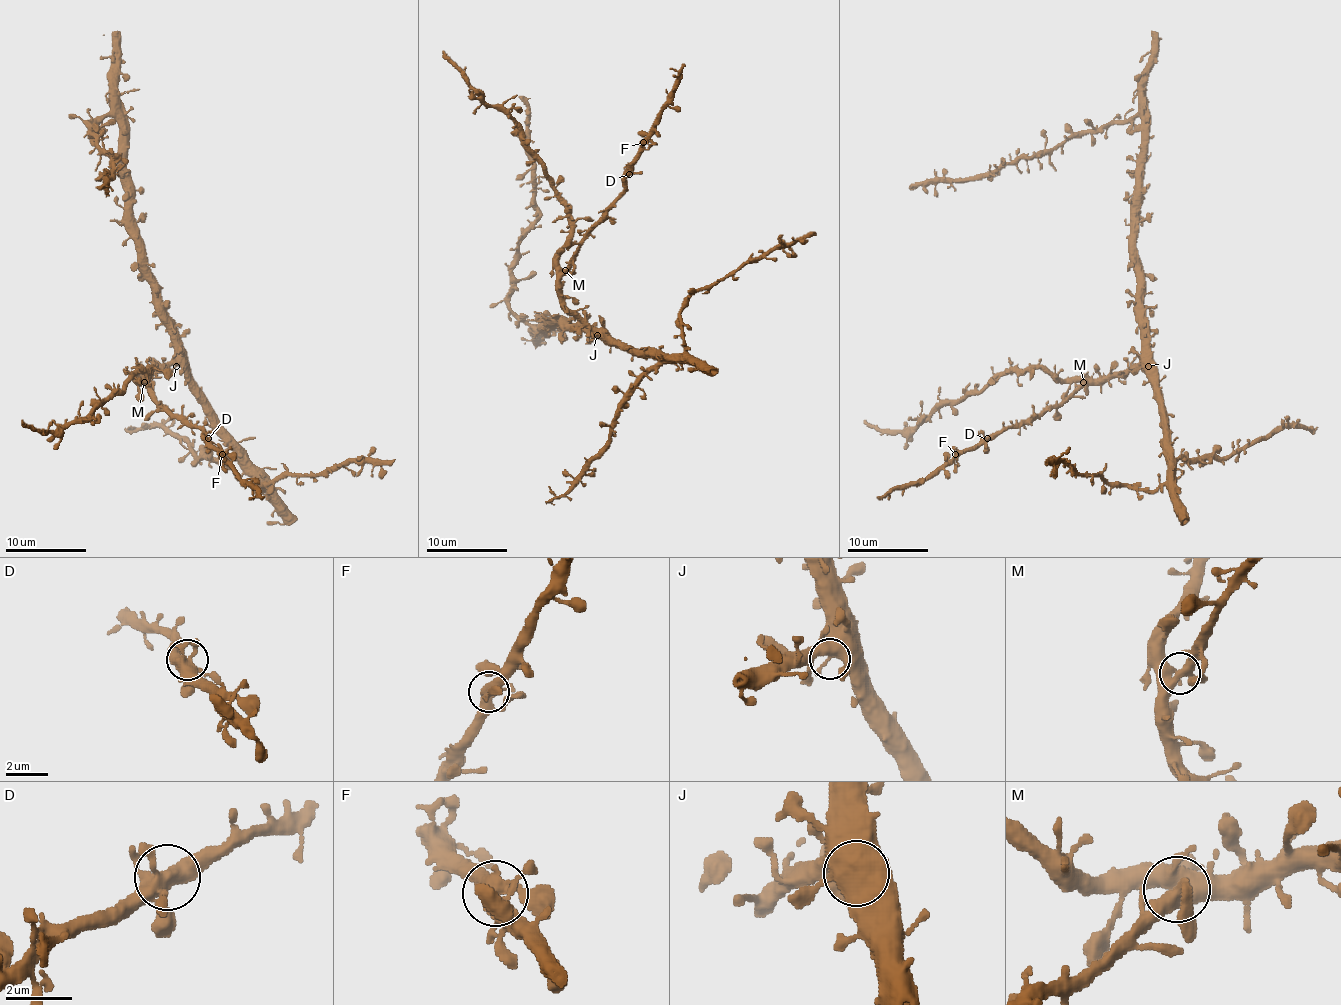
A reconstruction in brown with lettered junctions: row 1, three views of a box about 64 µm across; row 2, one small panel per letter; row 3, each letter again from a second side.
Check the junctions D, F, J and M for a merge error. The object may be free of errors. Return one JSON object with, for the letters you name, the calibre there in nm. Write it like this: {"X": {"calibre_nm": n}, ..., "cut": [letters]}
{"cut": []}

